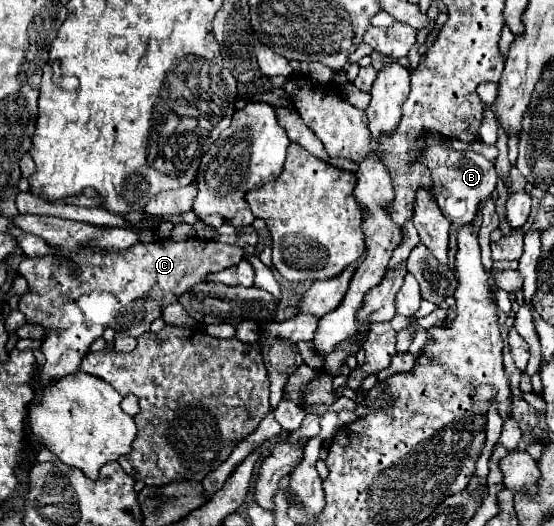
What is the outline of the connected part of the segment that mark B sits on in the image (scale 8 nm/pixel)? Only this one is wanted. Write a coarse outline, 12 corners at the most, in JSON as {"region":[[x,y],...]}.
{"region":[[429,145],[433,195],[455,225],[471,225],[489,199],[493,163]]}

